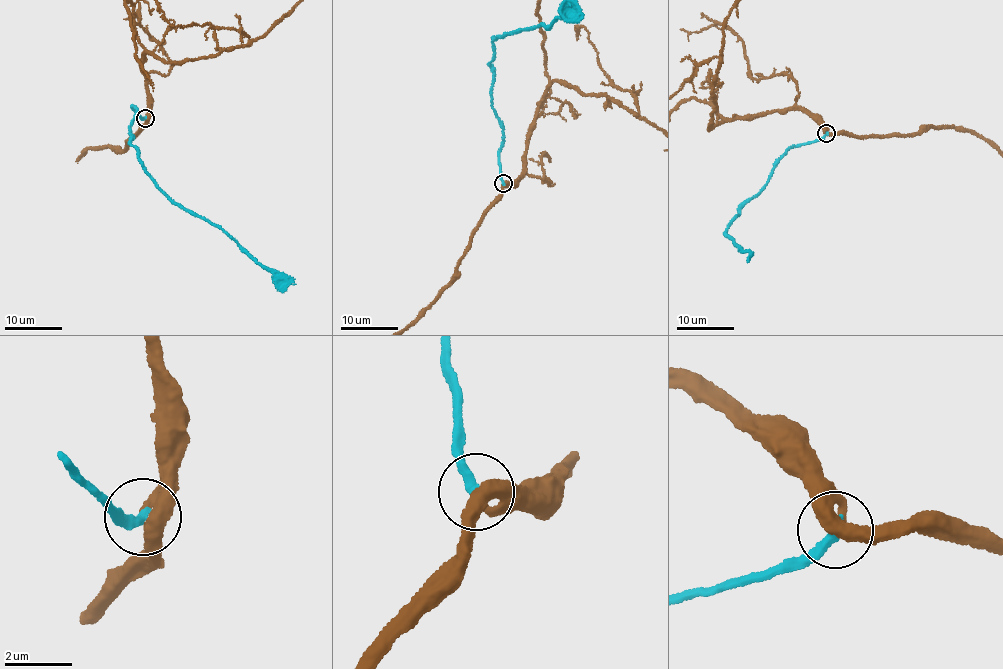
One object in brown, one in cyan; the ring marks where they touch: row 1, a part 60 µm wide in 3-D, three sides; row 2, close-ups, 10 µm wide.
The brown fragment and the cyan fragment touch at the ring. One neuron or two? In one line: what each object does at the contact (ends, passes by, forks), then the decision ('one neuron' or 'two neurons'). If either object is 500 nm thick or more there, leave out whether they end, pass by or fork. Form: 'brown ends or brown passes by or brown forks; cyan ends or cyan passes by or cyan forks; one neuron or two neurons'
brown passes by; cyan ends; one neuron

